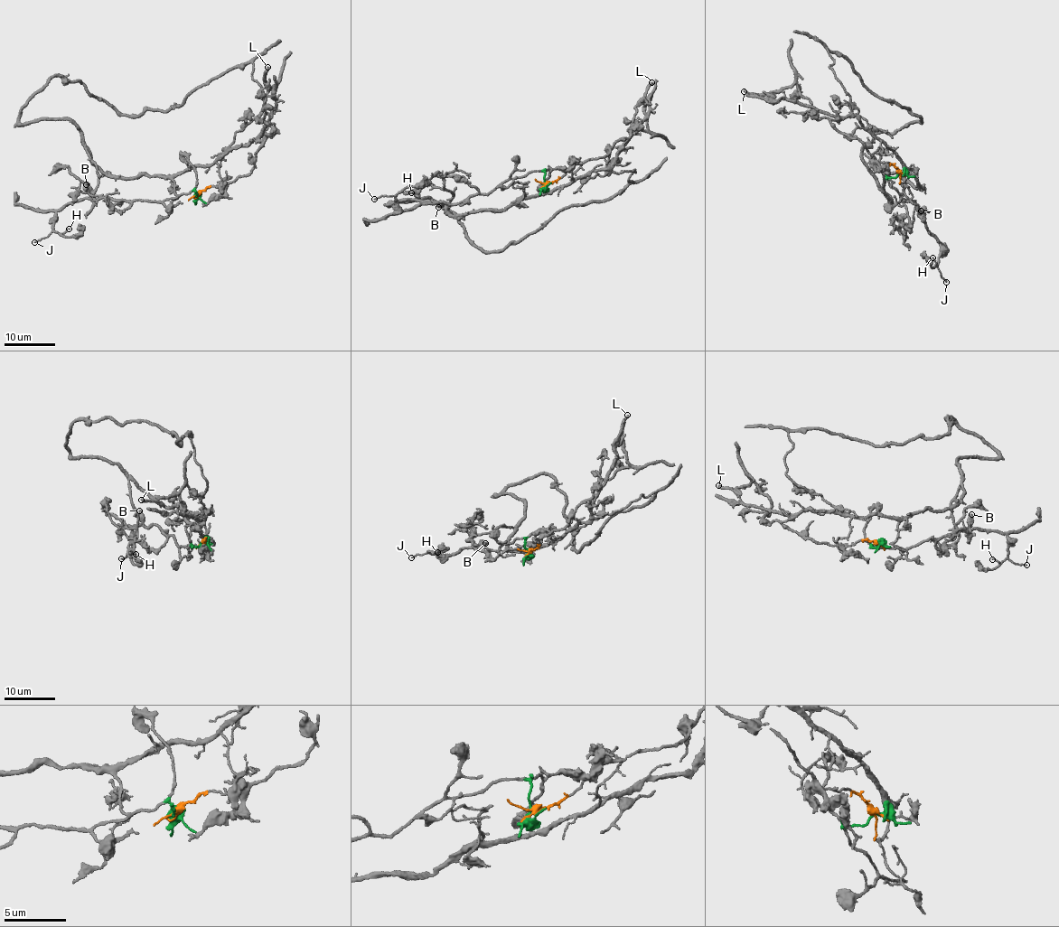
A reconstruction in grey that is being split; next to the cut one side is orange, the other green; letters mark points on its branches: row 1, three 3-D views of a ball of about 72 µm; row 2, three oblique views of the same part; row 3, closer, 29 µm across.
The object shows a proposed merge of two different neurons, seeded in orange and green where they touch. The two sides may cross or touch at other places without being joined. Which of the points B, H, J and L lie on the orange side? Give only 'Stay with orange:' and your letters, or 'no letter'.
Stay with orange: L

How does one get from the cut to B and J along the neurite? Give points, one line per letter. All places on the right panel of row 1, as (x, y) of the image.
B: (903, 174), (888, 178), (890, 187), (902, 200), (914, 201), (917, 209), (923, 210), (923, 220), (921, 210)
J: (903, 174), (888, 178), (890, 187), (923, 210), (928, 230), (940, 244), (938, 266), (947, 281)

